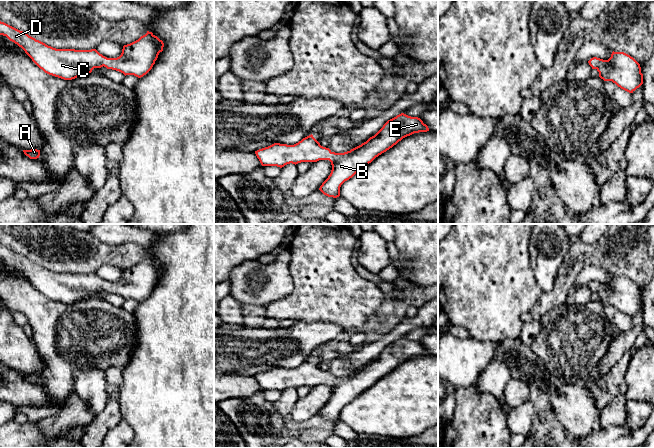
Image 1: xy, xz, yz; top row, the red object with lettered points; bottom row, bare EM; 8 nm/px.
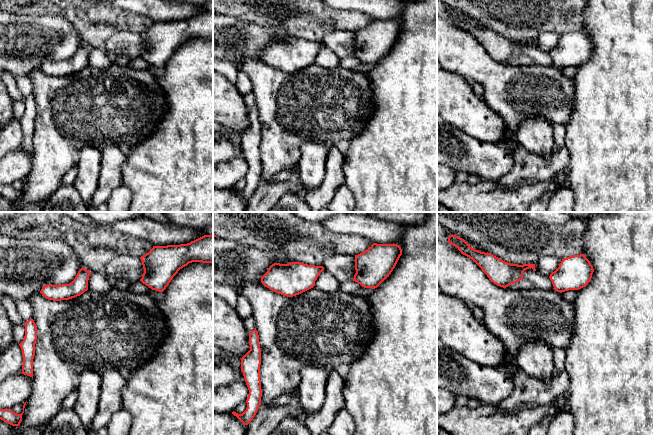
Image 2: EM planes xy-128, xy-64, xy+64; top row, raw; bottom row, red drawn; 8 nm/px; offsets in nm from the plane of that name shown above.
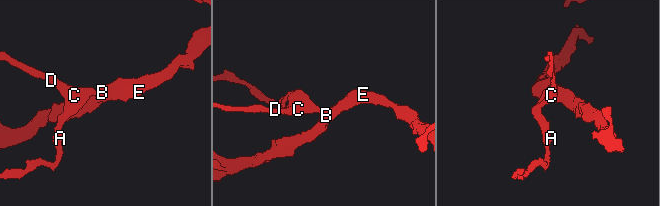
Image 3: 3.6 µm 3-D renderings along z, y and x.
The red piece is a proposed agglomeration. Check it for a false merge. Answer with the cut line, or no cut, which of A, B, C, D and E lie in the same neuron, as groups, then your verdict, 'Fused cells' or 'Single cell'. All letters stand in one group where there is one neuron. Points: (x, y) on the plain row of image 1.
No split. Groups: A B C D E. Single cell

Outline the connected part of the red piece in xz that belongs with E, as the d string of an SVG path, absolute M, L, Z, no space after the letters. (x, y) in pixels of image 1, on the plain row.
M404 337L388 344L383 351L366 366L344 377L332 376L309 359L294 369L274 367L255 375L262 390L284 391L287 388L329 384L332 394L319 414L328 421L340 420L341 409L352 402L376 381L414 357L427 356L429 352L418 341Z

